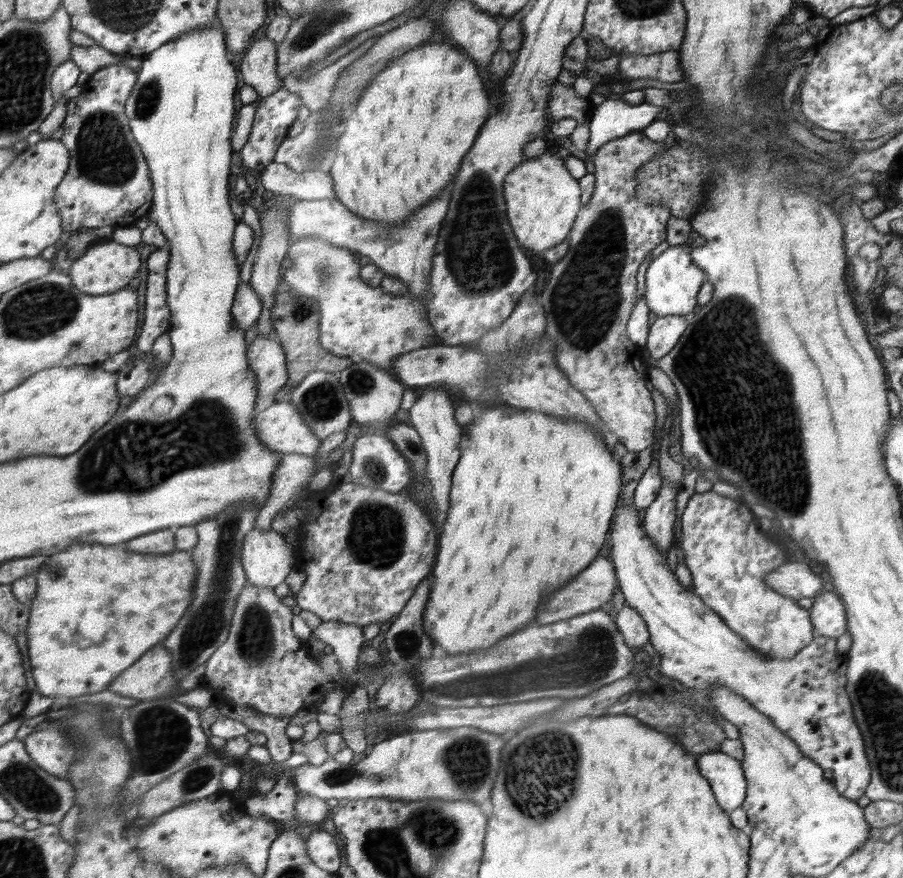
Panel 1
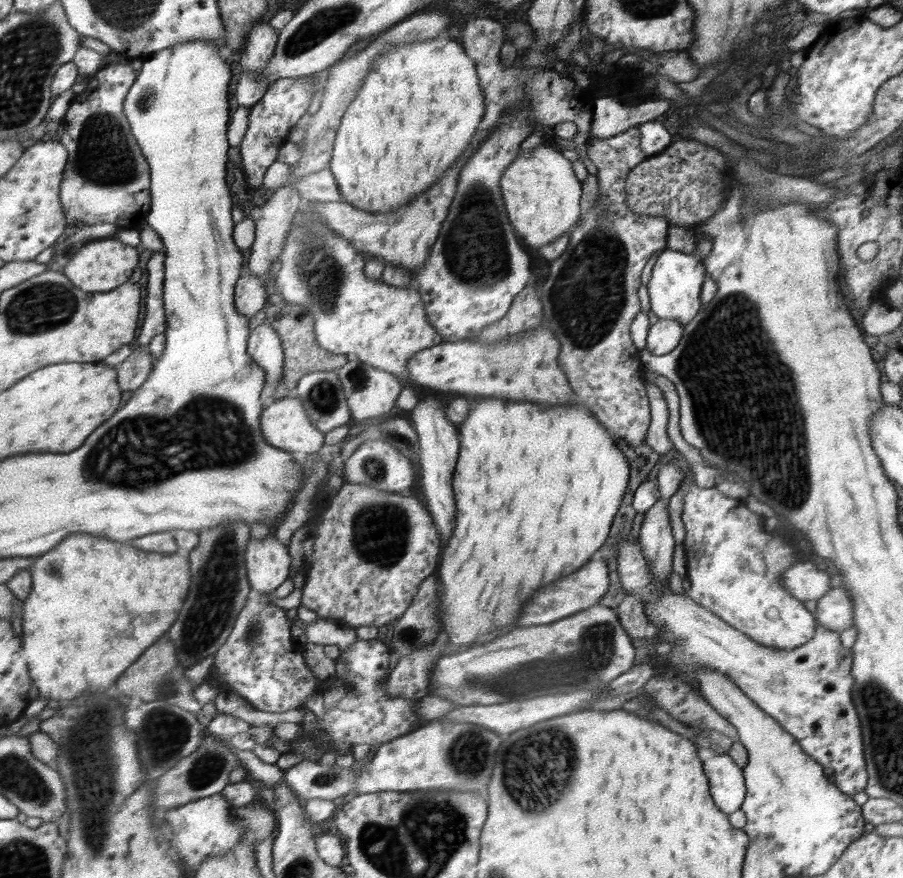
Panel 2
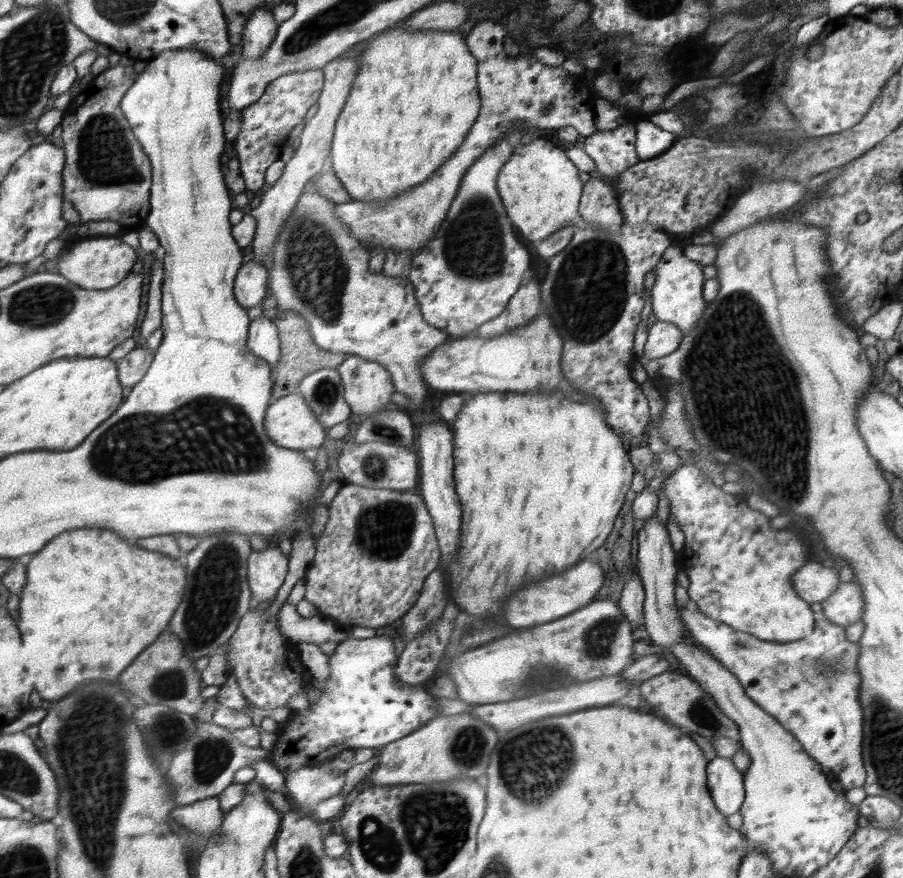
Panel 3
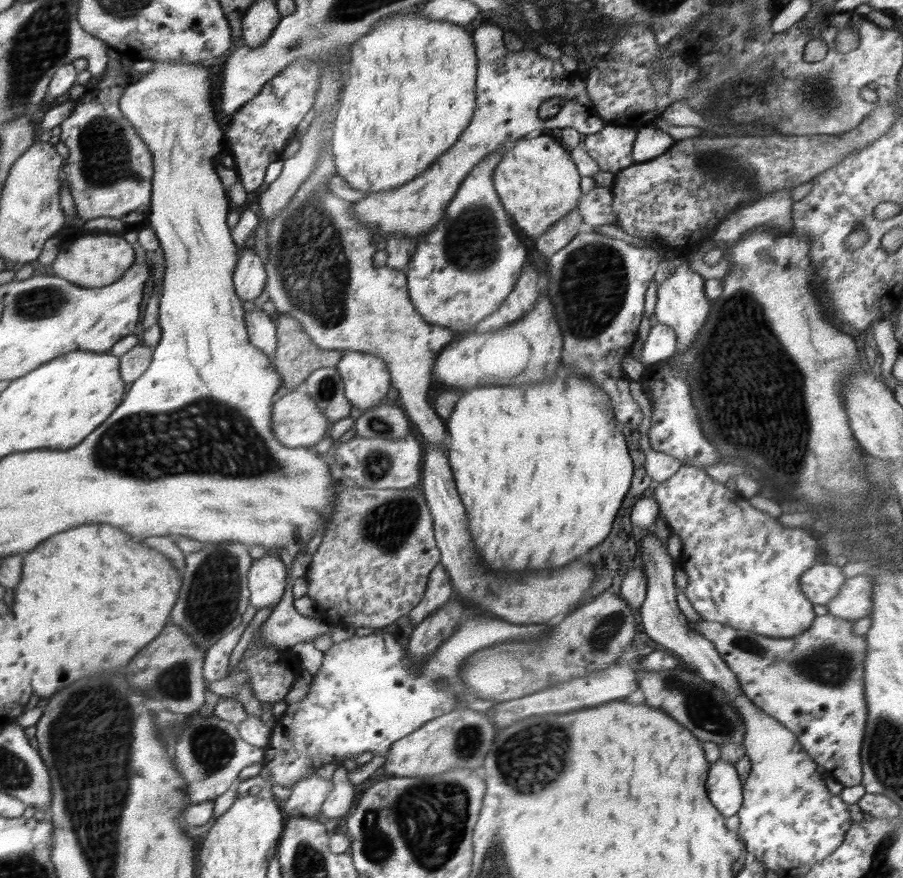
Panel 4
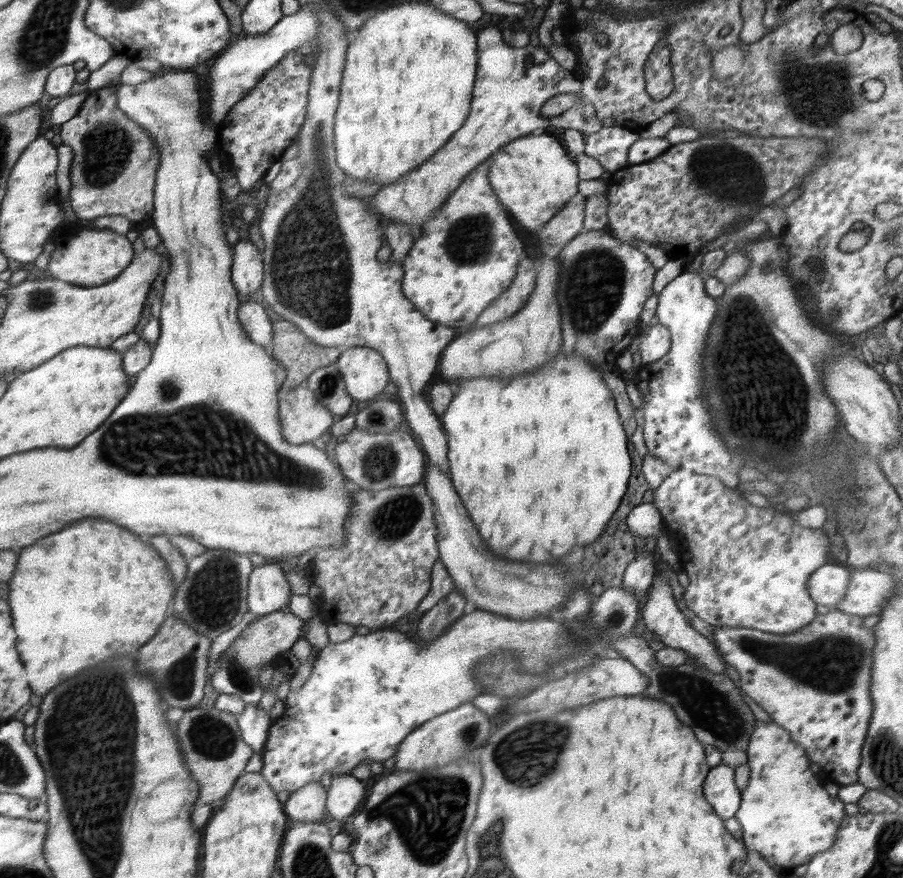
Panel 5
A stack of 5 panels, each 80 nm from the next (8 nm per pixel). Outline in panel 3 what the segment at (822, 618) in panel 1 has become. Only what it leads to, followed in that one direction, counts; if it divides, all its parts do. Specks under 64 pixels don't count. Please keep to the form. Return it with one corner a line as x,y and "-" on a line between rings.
852,581
840,583
822,602
824,618
838,626
850,626
858,621
864,610
860,585

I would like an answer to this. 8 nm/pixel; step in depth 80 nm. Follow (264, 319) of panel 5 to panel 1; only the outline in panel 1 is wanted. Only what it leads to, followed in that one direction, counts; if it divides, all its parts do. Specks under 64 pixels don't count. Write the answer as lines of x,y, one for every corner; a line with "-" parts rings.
275,333
258,336
248,345
248,358
252,373
256,375
256,414
275,404
275,395
288,379
285,350

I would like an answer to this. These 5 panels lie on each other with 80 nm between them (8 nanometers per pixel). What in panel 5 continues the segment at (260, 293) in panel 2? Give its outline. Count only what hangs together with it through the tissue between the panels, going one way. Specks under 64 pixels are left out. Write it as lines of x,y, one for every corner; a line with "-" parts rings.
243,237
235,244
232,278
240,294
257,297
263,281
263,254
252,241

